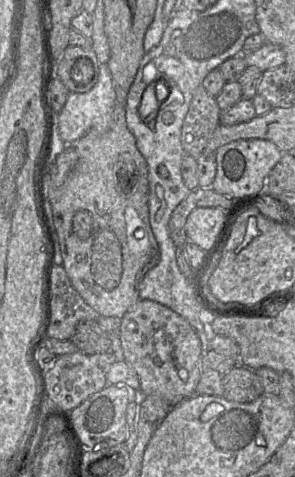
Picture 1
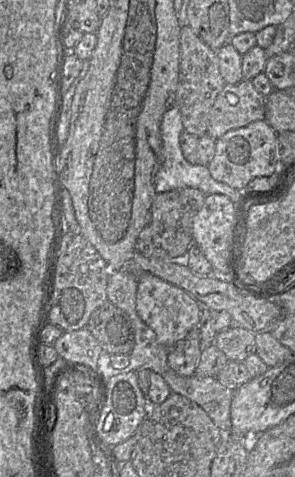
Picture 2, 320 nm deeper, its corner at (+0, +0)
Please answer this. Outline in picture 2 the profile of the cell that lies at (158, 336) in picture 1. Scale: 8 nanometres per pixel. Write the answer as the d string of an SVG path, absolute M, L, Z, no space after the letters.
M143 272L138 277L136 310L140 318L155 332L157 341L167 349L197 327L200 319L200 304L193 297L150 272Z

